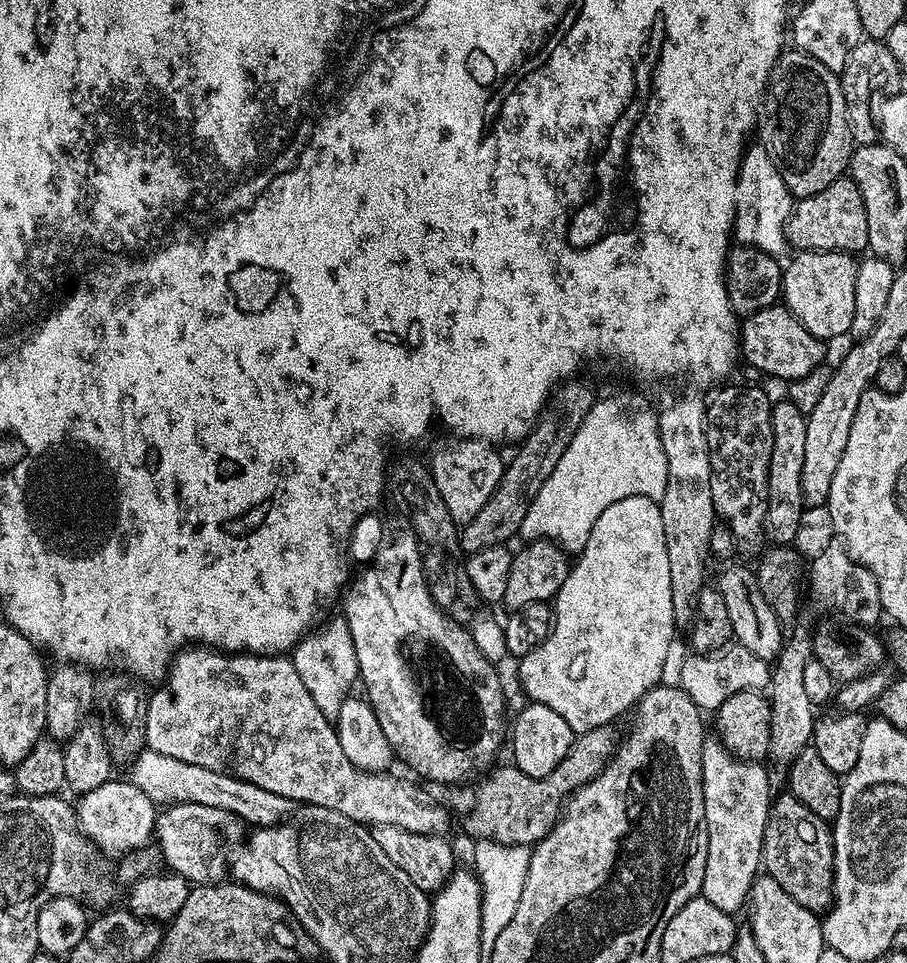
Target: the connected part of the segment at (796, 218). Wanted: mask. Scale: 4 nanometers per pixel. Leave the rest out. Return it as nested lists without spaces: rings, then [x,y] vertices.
[[[841,178],[828,184],[813,196],[797,199],[792,205],[792,213],[784,234],[789,245],[801,252],[846,252],[857,254],[868,248],[868,227],[866,208],[857,190],[856,183],[850,178]]]

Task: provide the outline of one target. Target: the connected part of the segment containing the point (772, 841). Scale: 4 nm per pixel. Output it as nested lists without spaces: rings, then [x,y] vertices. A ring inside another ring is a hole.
[[[791,794],[777,795],[768,811],[764,831],[762,868],[771,875],[786,894],[810,911],[819,913],[830,900],[832,886],[833,838],[829,825],[819,820]],[[824,904],[824,905],[823,905]]]

